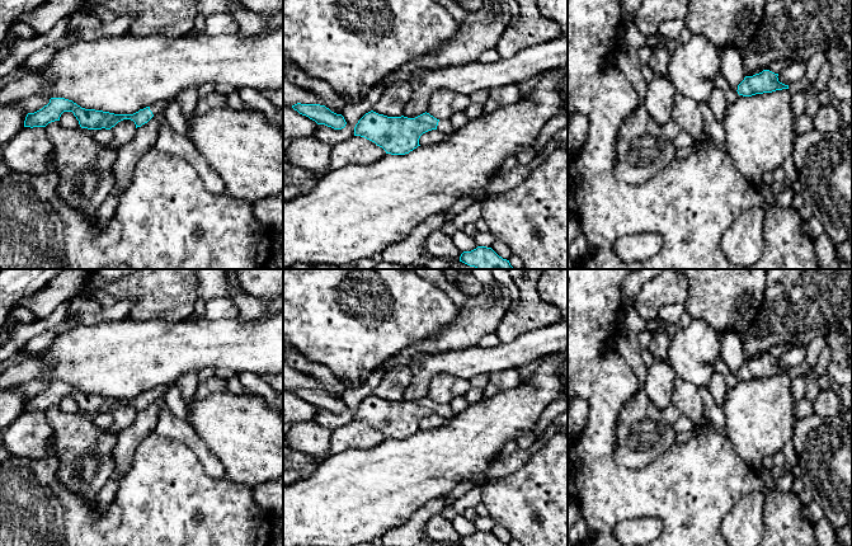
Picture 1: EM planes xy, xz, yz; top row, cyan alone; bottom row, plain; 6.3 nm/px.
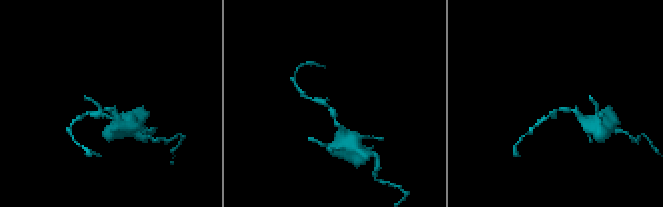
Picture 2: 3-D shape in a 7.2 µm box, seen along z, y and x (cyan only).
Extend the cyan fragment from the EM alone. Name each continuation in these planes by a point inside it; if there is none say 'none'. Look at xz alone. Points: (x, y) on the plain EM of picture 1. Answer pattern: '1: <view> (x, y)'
1: xz (443, 410)

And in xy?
1: xy (156, 392)

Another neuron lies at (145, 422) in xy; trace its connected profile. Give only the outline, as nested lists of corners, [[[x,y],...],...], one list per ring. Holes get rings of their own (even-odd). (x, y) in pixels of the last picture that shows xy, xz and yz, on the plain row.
[[[165,395],[155,399],[147,408],[136,413],[131,425],[117,436],[113,449],[114,474],[127,474],[133,463],[137,447],[152,433],[155,433],[160,413],[166,408]]]

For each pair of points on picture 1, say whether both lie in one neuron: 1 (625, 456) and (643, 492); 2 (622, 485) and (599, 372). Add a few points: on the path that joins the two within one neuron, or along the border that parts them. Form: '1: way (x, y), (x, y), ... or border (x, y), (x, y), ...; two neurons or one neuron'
1: border (616, 445), (613, 459), (624, 466), (639, 470); two neurons
2: way (601, 457), (601, 400); one neuron

